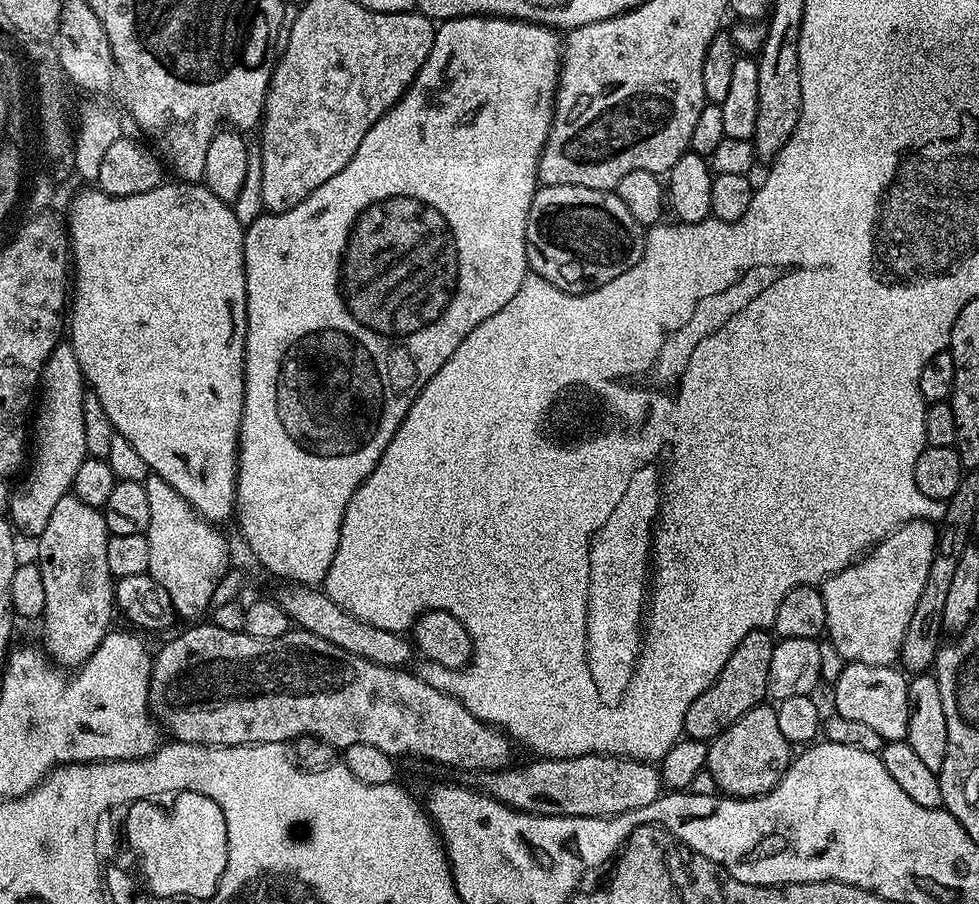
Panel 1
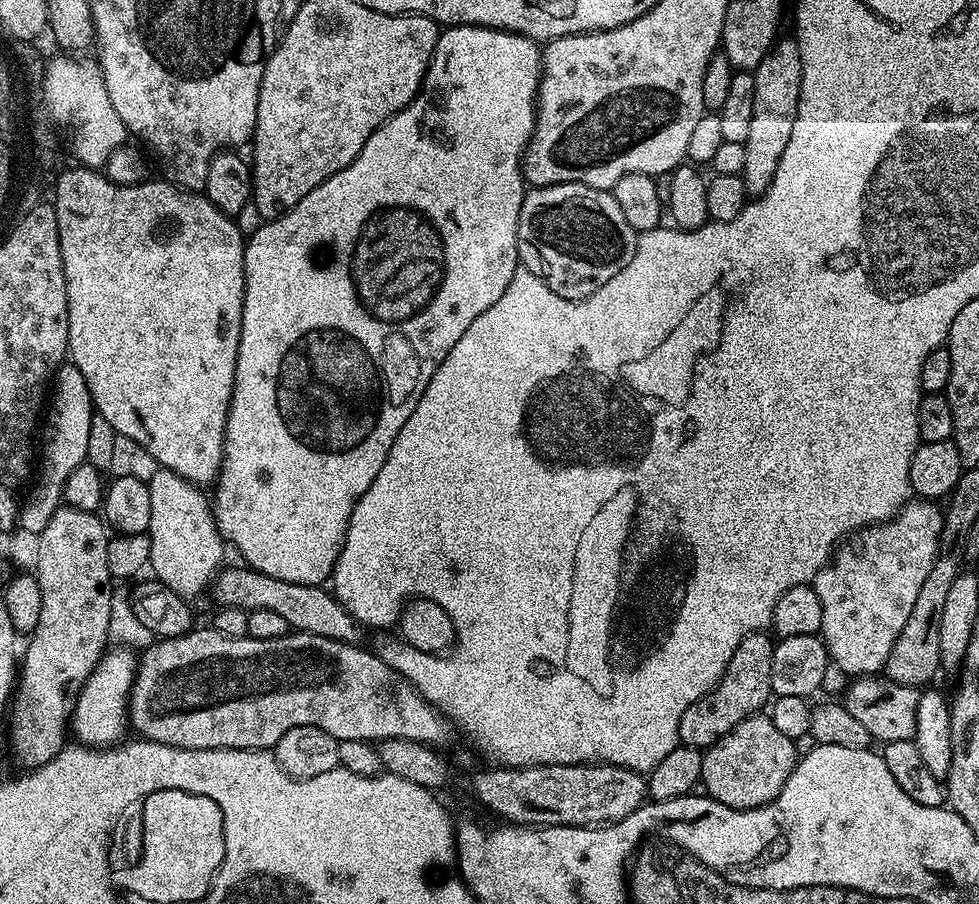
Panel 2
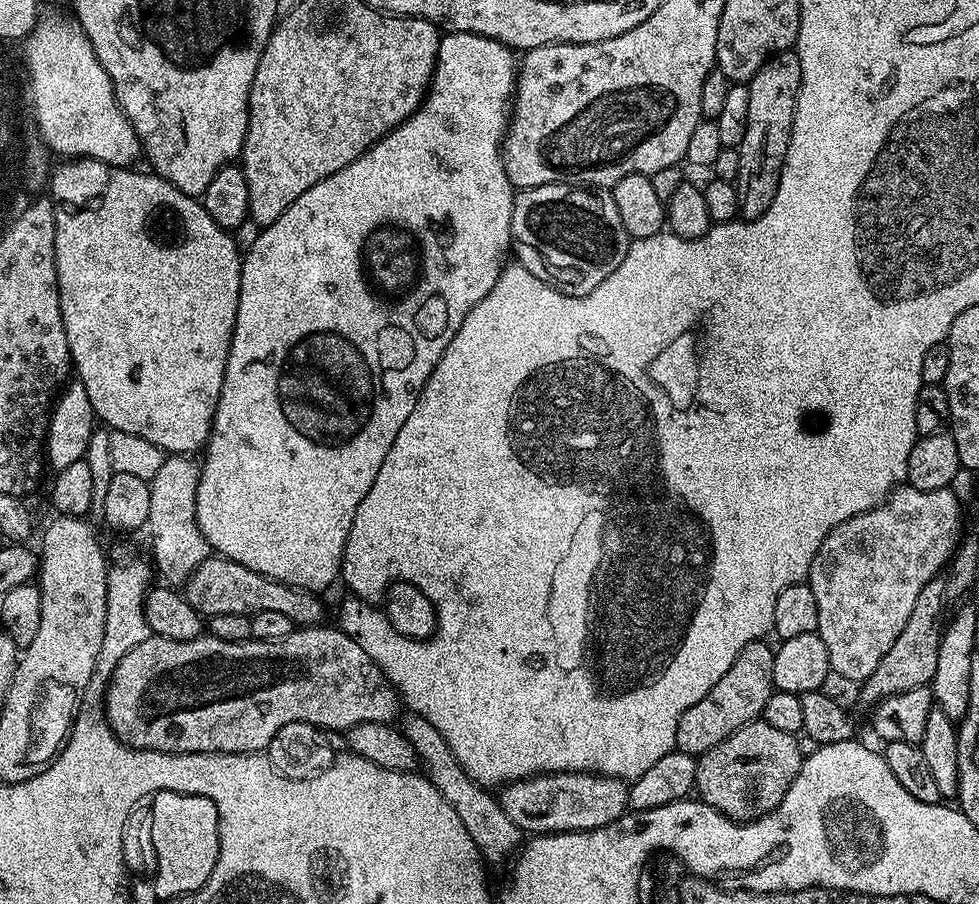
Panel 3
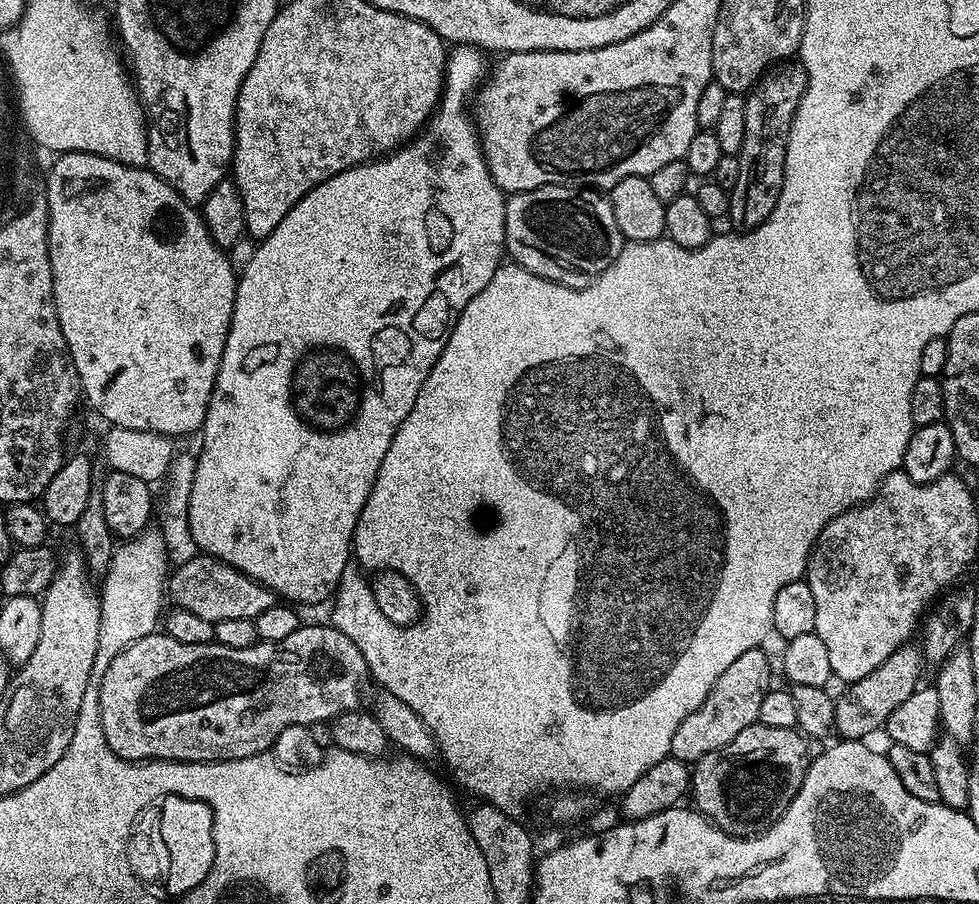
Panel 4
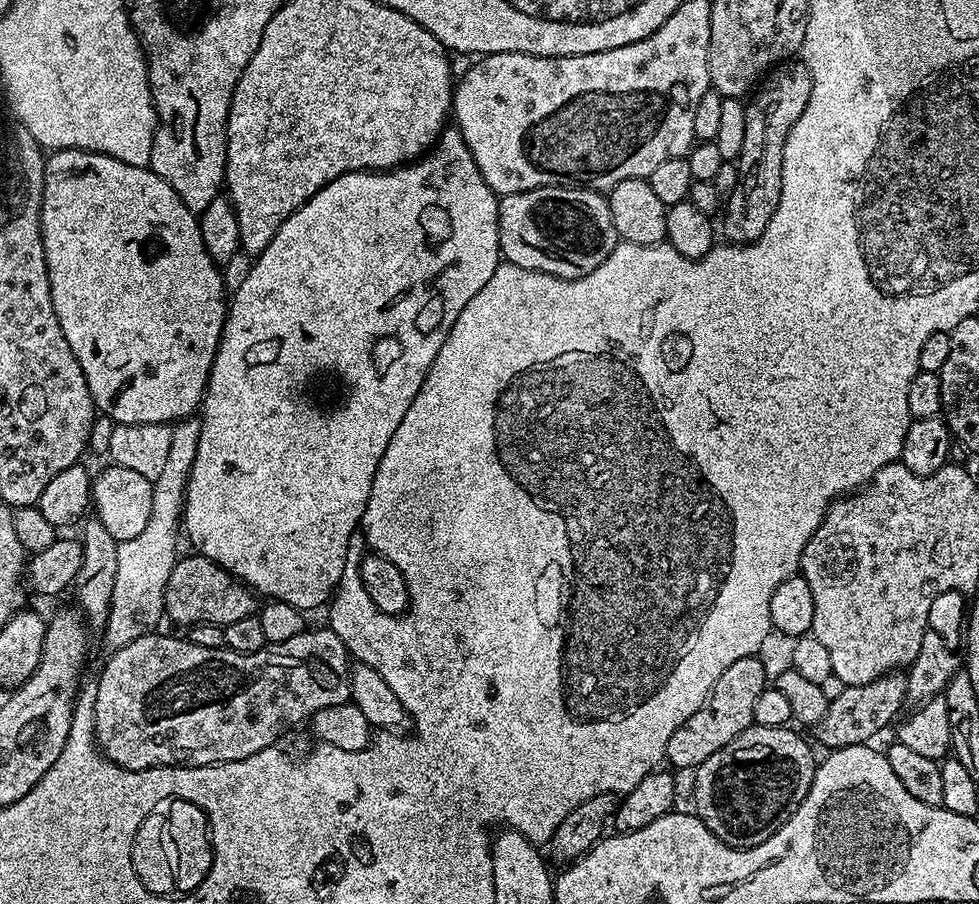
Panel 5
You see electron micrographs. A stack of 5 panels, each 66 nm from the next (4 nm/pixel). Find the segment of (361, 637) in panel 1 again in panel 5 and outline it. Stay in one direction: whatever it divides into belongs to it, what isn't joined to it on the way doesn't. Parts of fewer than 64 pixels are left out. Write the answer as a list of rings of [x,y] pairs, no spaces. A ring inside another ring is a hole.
[[[199,554],[181,555],[165,584],[164,616],[176,624],[191,626],[211,622],[225,626],[247,616],[257,615],[257,593],[246,584],[240,583],[235,576],[220,564],[210,562],[210,558]]]

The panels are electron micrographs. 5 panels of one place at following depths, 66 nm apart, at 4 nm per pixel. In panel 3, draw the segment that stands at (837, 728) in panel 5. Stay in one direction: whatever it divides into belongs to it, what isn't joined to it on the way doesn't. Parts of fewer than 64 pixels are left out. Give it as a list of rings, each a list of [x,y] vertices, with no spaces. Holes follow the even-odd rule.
[[[944,578],[931,580],[926,582],[926,586],[922,586],[922,591],[914,602],[914,610],[910,610],[910,619],[906,622],[906,626],[902,626],[902,634],[894,638],[894,646],[886,650],[874,674],[870,674],[859,685],[862,703],[875,706],[894,694],[906,694],[906,690],[918,690],[931,685],[934,670],[938,666],[938,646],[942,631],[942,620],[939,620],[939,616],[940,611],[945,611],[946,608],[945,594],[946,579]]]

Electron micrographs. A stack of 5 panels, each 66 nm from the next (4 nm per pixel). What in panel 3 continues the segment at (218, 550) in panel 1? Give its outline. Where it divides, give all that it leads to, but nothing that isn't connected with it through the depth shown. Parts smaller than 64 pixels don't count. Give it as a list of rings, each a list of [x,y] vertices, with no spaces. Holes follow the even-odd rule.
[[[188,454],[165,455],[158,474],[148,485],[150,490],[150,518],[147,531],[152,531],[151,563],[155,571],[160,571],[161,581],[172,586],[182,586],[206,562],[210,549],[202,530],[198,530],[196,499],[200,481],[200,464]]]

